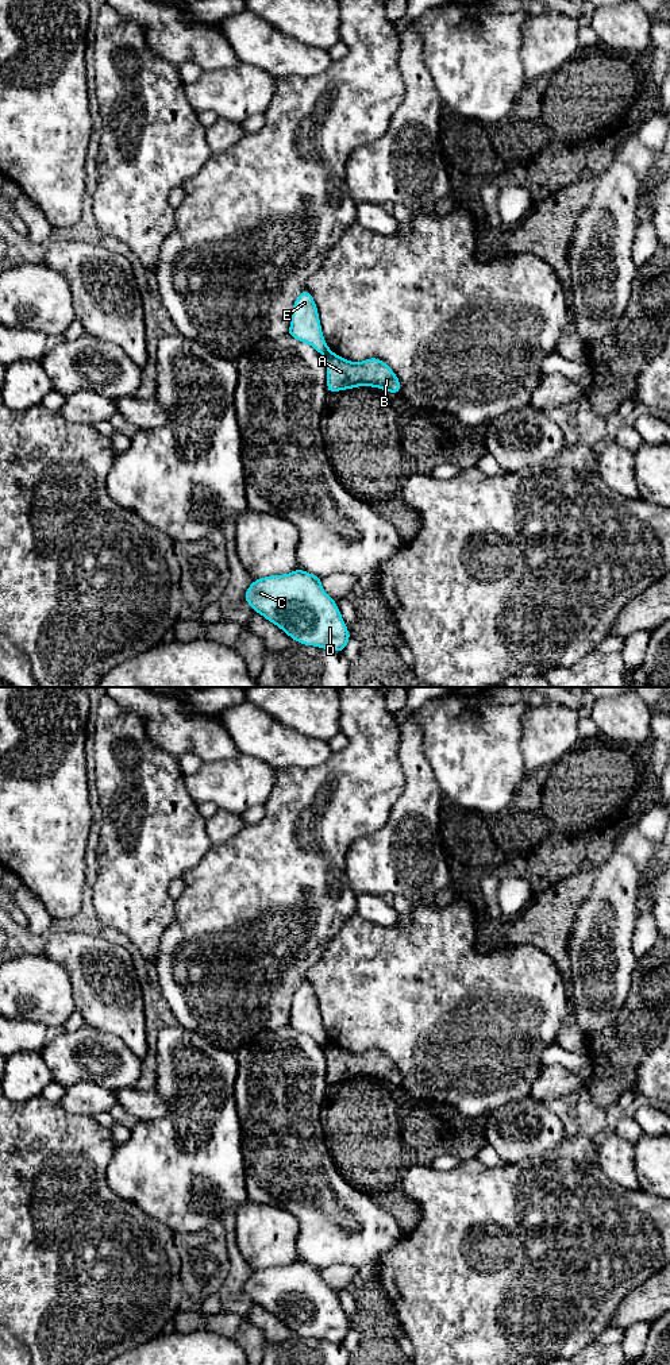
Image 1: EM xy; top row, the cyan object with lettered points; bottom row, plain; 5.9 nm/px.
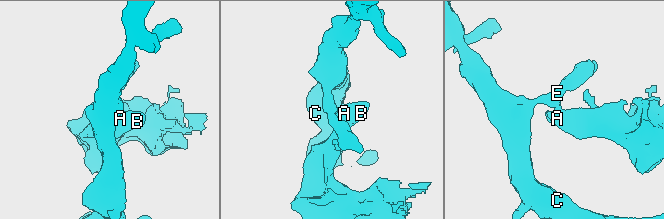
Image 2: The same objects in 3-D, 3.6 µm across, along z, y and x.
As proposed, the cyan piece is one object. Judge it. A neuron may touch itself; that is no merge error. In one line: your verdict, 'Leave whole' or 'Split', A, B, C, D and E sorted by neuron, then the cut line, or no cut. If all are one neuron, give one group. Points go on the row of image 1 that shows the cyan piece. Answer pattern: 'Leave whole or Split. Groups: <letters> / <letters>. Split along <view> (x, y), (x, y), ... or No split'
Split. Groups: A B / C D E. Split along xy (328, 350), (323, 355)

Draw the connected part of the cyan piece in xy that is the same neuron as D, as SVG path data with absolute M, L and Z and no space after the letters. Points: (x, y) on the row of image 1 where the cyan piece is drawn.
M303 568L289 574L254 579L243 595L253 610L282 629L290 639L303 644L344 652L351 639L335 599L321 587L321 578Z

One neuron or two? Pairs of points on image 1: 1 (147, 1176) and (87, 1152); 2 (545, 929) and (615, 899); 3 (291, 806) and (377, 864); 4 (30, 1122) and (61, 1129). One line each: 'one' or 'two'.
1: two
2: two
3: two
4: one

